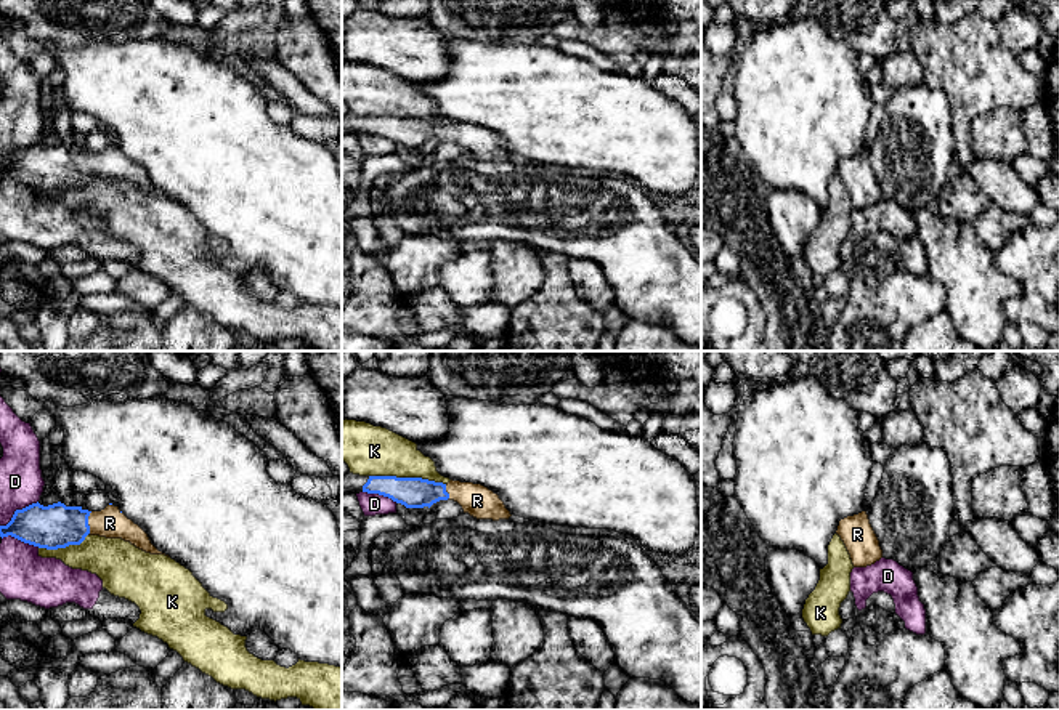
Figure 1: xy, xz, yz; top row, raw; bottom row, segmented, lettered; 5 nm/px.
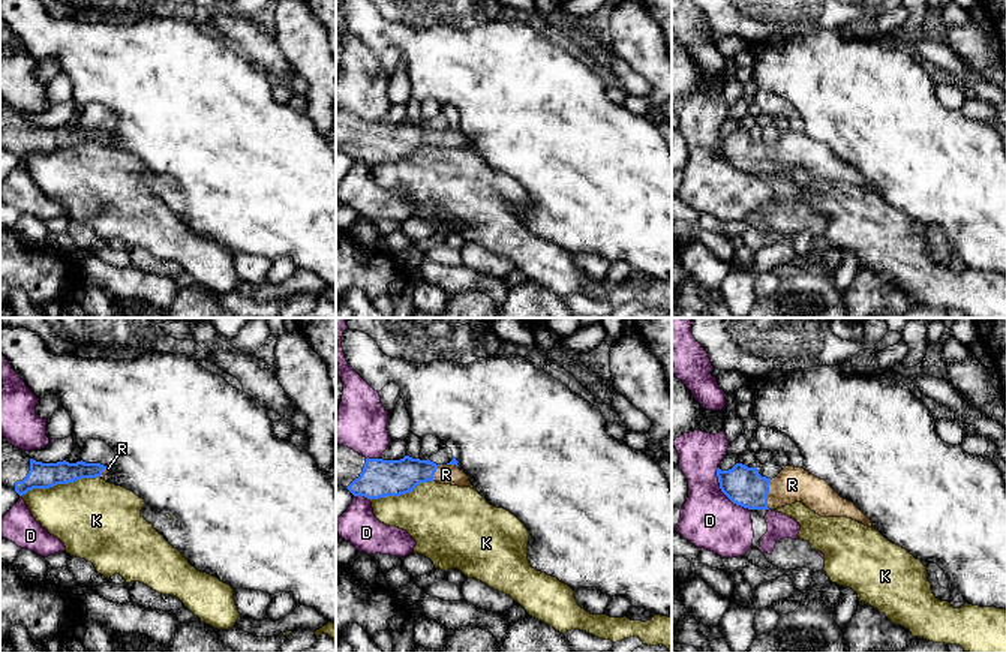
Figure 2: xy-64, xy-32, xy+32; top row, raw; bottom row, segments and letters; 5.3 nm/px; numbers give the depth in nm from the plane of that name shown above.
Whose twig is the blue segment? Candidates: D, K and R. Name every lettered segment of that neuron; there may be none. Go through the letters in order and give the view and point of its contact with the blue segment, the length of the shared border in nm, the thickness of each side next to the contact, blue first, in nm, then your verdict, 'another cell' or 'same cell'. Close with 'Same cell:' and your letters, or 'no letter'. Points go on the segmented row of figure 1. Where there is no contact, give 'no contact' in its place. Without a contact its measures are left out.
D: xy (16, 510) | 240 nm | 220/220 nm | another cell
K: xz (408, 478) | 380 nm | 160/260 nm | another cell
R: xy (87, 523) | 110 nm | 220/150 nm | same cell
Same cell: R

